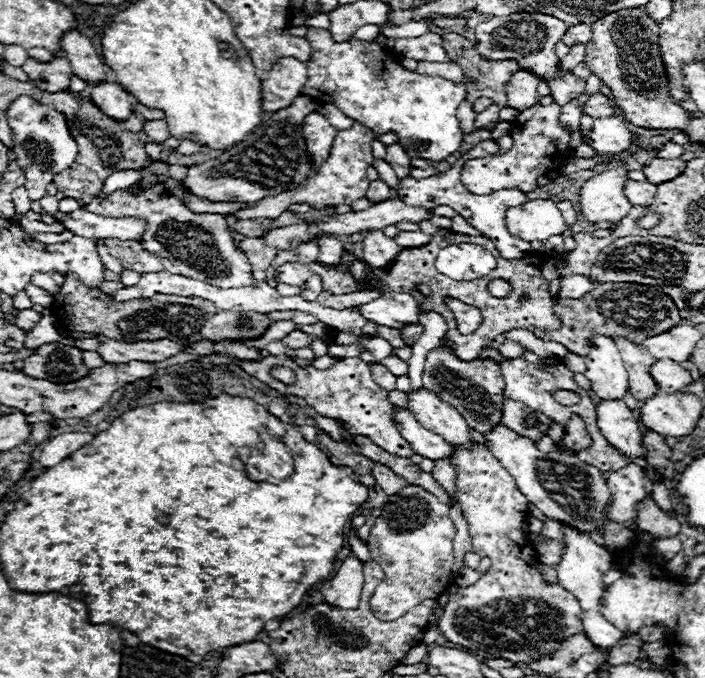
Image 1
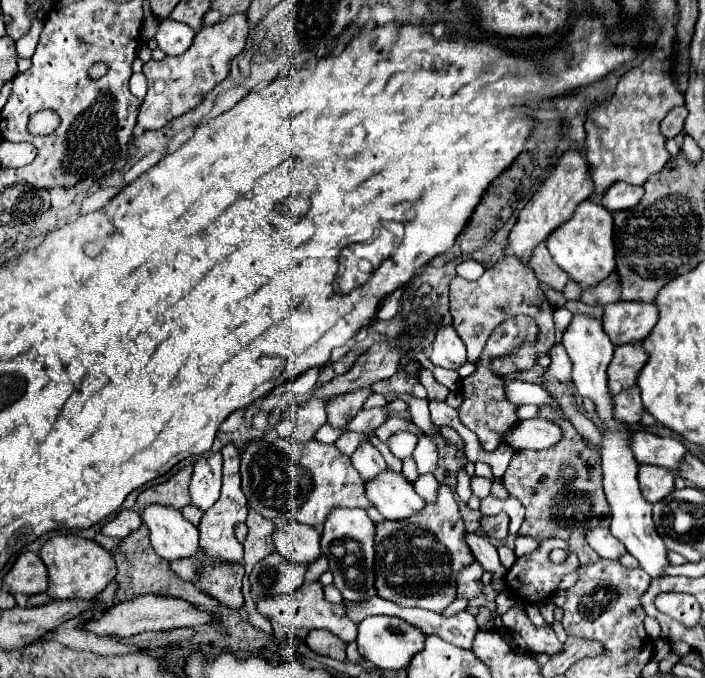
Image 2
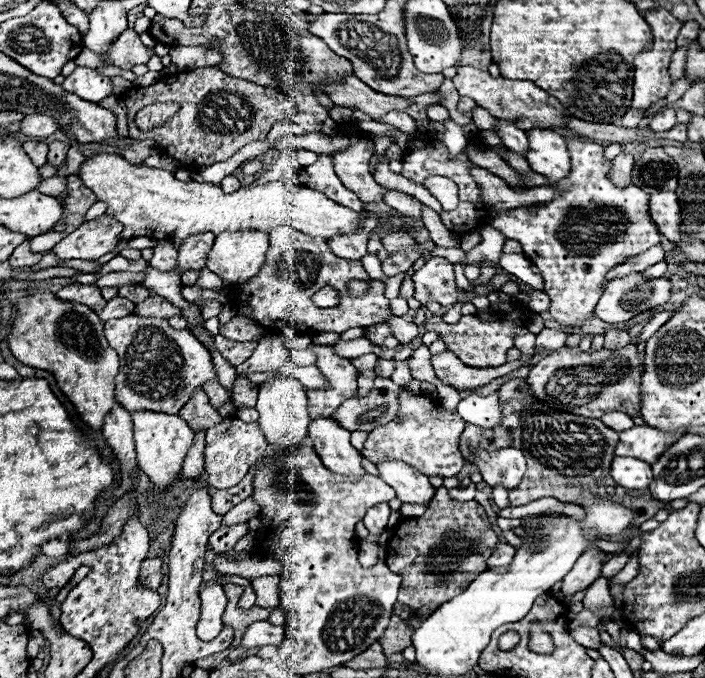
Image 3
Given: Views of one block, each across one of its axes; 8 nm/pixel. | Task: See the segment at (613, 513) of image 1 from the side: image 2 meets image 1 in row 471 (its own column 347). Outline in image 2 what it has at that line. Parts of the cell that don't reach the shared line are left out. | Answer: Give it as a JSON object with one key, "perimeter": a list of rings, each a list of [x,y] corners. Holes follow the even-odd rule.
{"perimeter":[[[304,582],[292,594],[260,596],[260,598],[256,598],[256,606],[258,606],[260,614],[264,614],[270,620],[278,620],[284,626],[306,628],[306,630],[324,628],[324,630],[330,630],[332,634],[336,634],[346,644],[356,640],[356,624],[352,624],[352,620],[348,620],[344,616],[344,604],[330,604],[330,602],[326,602],[324,594],[322,594],[322,584],[320,582]]]}

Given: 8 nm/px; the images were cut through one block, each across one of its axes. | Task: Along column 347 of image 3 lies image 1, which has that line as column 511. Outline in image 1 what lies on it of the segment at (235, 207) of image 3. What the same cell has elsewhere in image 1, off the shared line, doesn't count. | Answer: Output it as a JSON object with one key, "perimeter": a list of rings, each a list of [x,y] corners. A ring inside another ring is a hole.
{"perimeter":[[[528,200],[522,206],[508,208],[506,212],[508,232],[522,240],[544,242],[554,234],[562,234],[568,226],[552,200]]]}

